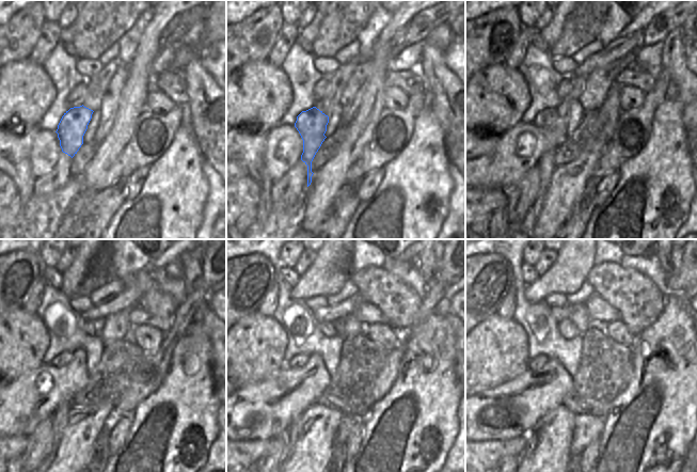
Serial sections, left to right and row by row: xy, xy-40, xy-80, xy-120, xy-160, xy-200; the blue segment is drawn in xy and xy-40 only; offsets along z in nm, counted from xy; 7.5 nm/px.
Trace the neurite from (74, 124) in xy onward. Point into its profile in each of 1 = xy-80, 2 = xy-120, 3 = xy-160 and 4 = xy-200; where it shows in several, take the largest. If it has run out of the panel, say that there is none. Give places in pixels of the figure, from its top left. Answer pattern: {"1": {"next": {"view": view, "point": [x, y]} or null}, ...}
{"1": {"next": {"view": "xy-80", "point": [545, 166]}}, "2": {"next": {"view": "xy-120", "point": [60, 419]}}, "3": {"next": {"view": "xy-160", "point": [300, 360]}}, "4": {"next": {"view": "xy-200", "point": [537, 363]}}}

